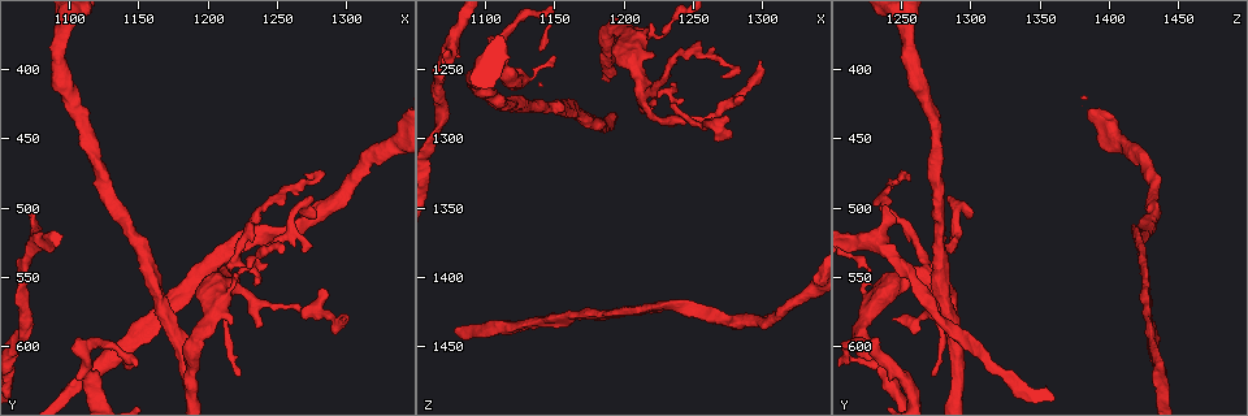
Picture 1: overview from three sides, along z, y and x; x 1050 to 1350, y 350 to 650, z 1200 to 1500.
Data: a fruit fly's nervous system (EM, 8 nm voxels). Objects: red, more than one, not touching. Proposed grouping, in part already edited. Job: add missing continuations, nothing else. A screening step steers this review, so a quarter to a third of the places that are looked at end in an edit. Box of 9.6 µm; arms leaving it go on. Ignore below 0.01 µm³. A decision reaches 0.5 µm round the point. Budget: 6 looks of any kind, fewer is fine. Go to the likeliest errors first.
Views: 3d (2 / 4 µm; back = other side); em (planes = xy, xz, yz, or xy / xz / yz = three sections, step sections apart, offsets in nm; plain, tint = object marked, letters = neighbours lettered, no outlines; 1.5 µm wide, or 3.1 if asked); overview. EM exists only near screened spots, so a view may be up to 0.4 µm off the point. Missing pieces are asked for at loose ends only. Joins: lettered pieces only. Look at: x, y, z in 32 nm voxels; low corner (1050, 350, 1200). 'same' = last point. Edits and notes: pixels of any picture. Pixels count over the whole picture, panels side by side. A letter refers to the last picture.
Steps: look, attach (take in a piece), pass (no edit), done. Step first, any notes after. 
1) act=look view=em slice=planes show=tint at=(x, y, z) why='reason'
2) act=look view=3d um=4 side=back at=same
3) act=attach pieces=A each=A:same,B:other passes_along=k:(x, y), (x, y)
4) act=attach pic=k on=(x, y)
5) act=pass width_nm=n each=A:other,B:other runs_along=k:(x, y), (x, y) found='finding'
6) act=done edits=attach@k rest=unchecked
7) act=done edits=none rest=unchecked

act=look view=3d um=2 at=(1298, 582, 1246) why='branch stops here'

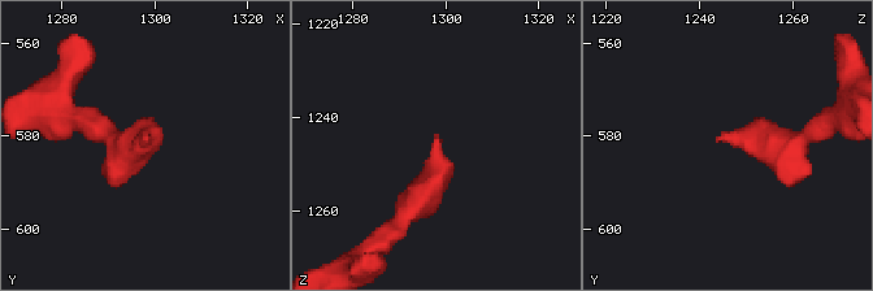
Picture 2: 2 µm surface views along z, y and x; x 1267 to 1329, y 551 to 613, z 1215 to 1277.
act=look view=em slice=xy step=4 show=letters at=(1298, 580, 1245)

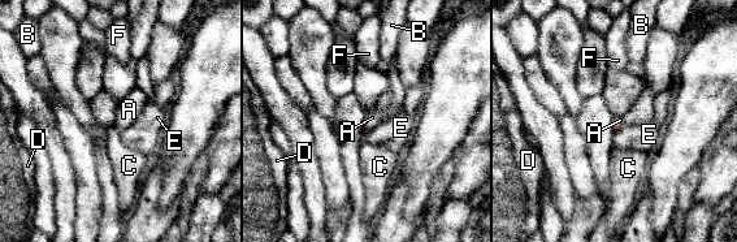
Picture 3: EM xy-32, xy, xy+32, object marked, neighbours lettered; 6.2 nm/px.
act=look view=em slice=planes show=letters at=same

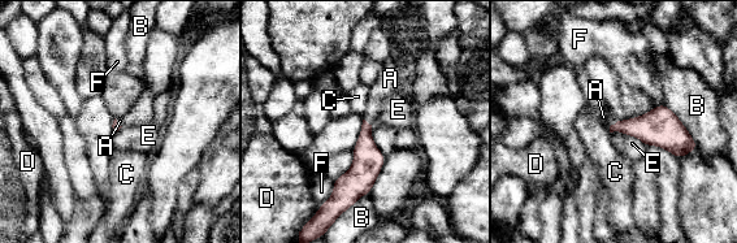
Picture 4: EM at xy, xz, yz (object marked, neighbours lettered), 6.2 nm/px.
act=attach pieces=A each=A:same,B:other,C:other,D:other,E:other,F:other passes_along=4:(651, 129), (611, 125), (603, 117) found='the cell continues'

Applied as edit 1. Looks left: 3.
act=look view=overview

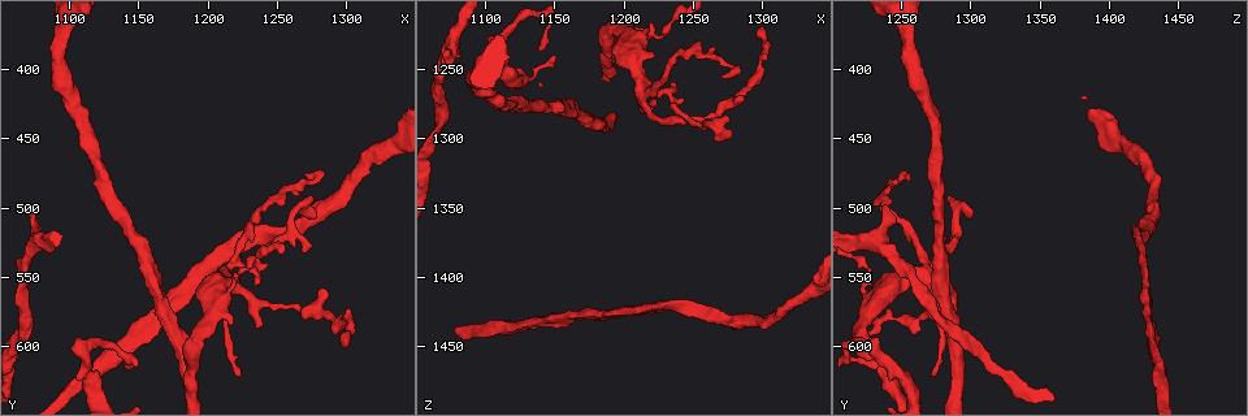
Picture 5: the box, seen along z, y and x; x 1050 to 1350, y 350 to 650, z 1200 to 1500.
act=look view=em slice=planes show=letters at=(1140, 610, 1236) why='an open end'

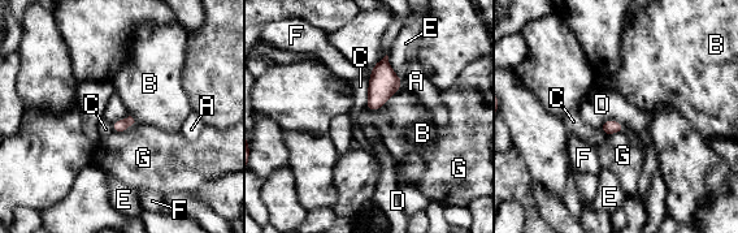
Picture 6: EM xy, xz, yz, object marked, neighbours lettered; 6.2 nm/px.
act=pass width_nm=80 each=A:other,B:other,C:other,D:other,E:other,F:other,G:other border=6:(598, 126), (607, 120), (625, 126) found='no lettered piece goes on from it'

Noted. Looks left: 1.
act=done edits=attach@4 rest=unchecked

